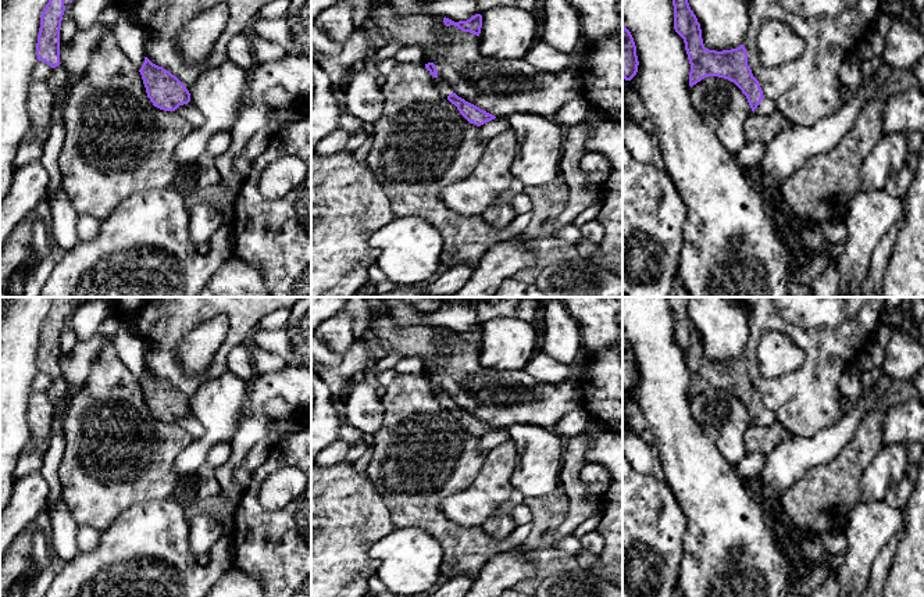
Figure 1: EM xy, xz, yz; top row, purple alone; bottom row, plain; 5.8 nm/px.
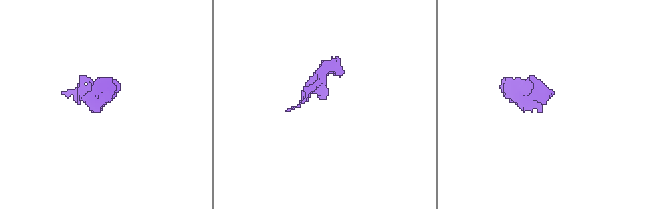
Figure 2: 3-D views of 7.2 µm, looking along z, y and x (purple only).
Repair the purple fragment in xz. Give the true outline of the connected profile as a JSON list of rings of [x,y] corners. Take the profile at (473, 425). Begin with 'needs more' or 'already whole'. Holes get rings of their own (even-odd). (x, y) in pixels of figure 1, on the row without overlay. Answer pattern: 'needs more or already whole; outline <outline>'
needs more; outline [[[436,389],[435,397],[436,397],[439,405],[442,408],[447,410],[452,415],[454,415],[457,418],[457,421],[460,422],[460,425],[470,435],[481,437],[496,429],[495,426],[492,426],[492,425],[481,421],[479,418],[465,412],[464,410],[459,408],[454,404],[454,401],[452,400],[452,397],[445,390]]]

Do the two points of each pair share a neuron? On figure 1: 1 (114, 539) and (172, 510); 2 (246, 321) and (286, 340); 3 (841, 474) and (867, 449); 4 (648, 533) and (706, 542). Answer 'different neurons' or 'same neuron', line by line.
1: same neuron
2: different neurons
3: same neuron
4: different neurons

